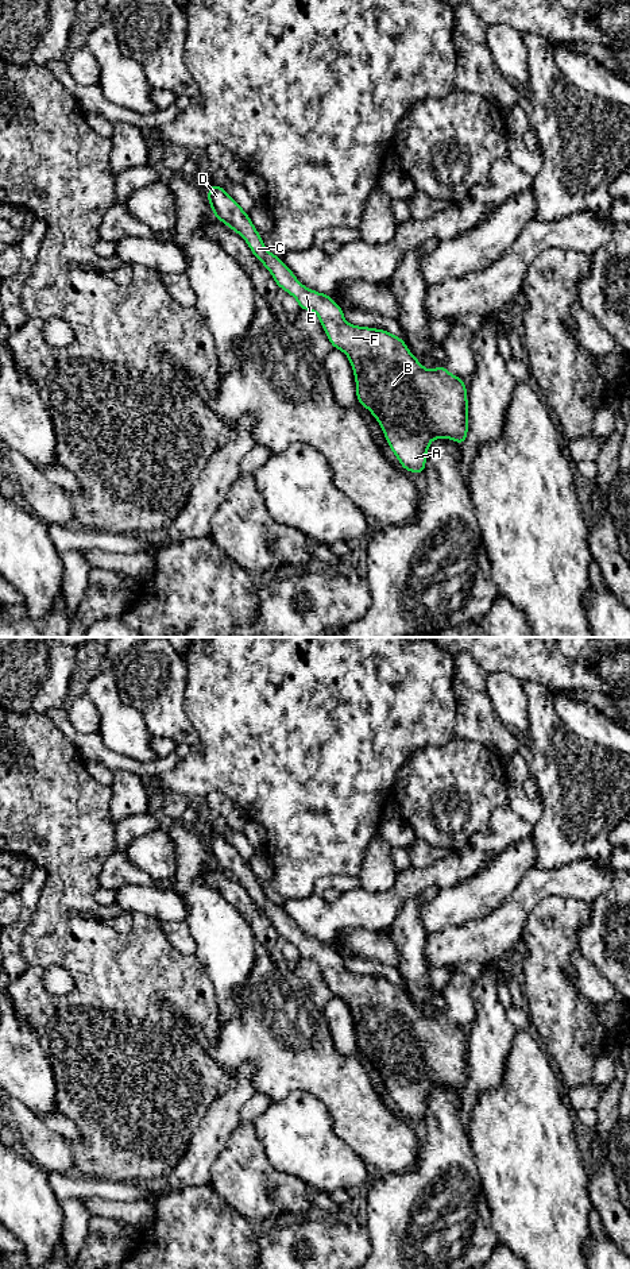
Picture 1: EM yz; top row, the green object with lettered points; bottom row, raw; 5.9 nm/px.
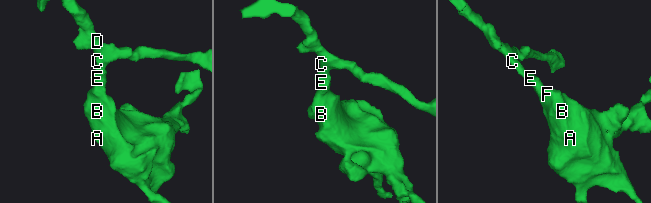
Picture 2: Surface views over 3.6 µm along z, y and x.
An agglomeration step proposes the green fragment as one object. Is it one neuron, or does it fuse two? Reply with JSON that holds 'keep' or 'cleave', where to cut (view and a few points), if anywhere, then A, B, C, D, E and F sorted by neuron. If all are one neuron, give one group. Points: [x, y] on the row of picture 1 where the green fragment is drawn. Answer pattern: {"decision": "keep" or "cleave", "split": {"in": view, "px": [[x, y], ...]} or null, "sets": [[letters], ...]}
{"decision": "keep", "split": null, "sets": [["A", "B", "C", "D", "E", "F"]]}

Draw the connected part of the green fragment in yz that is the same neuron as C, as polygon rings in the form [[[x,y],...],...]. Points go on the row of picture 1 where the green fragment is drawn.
[[[212,184],[206,196],[214,217],[247,242],[278,288],[293,296],[301,309],[318,316],[332,347],[343,351],[351,362],[357,402],[376,418],[406,471],[425,471],[433,439],[464,444],[468,400],[461,378],[442,364],[425,369],[406,343],[386,329],[347,323],[344,310],[331,294],[305,288],[282,259],[264,247],[250,216],[221,186]]]

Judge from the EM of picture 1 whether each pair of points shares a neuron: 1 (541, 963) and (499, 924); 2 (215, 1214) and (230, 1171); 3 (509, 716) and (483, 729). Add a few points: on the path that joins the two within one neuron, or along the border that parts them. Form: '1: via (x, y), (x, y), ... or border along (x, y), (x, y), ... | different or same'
1: border along (533, 907), (520, 937) | different
2: border along (209, 1181), (212, 1188), (244, 1218) | different
3: border along (486, 691), (494, 714), (505, 725), (520, 733) | different

